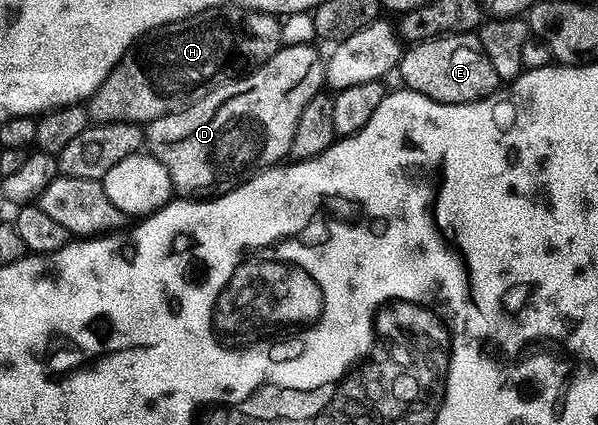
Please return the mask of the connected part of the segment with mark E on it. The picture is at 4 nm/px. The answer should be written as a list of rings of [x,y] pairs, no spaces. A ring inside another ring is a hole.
[[[449,32],[435,36],[403,49],[398,73],[404,79],[403,87],[443,104],[469,104],[491,96],[501,87],[502,81],[494,74],[486,50],[482,50],[479,35],[471,32]]]

